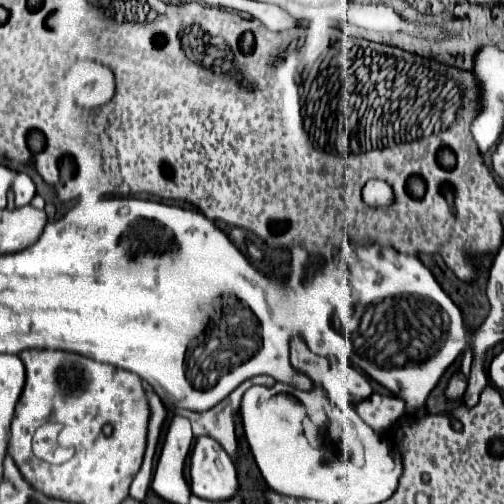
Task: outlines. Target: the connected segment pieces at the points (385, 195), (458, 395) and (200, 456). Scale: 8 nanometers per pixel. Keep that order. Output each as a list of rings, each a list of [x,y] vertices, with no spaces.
[[[369,180],[363,188],[363,200],[369,206],[387,206],[393,202],[393,190],[383,180]]]
[[[459,372],[459,374],[455,374],[451,378],[451,382],[449,382],[447,390],[445,390],[445,398],[453,400],[453,402],[459,402],[463,398],[465,390],[467,390],[467,376],[463,372]]]
[[[209,436],[197,438],[191,452],[191,490],[205,500],[227,500],[239,488],[231,458]]]

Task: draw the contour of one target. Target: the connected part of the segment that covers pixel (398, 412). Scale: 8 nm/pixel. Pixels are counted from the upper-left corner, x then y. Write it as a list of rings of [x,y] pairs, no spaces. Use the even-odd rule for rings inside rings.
[[[371,394],[367,400],[357,404],[357,414],[375,430],[375,432],[387,432],[391,424],[395,424],[405,412],[405,404],[401,398],[395,396],[381,396]]]

